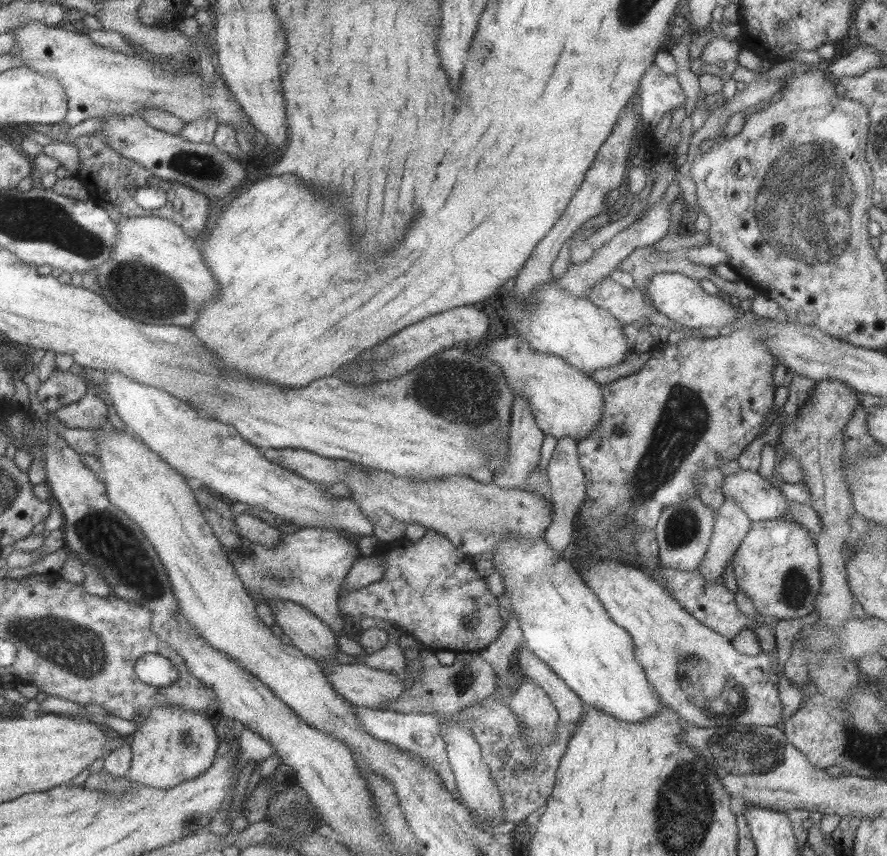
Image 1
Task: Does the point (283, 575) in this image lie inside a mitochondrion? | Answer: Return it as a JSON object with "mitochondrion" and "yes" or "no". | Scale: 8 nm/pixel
{"mitochondrion":"yes"}

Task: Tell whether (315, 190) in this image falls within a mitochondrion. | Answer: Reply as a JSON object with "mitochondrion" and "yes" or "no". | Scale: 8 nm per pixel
{"mitochondrion":"no"}

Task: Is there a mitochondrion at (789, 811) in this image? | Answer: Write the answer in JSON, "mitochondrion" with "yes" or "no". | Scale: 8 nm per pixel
{"mitochondrion":"no"}

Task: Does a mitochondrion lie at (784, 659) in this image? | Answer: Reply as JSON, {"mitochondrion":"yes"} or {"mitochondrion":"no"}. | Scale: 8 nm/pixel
{"mitochondrion":"no"}

